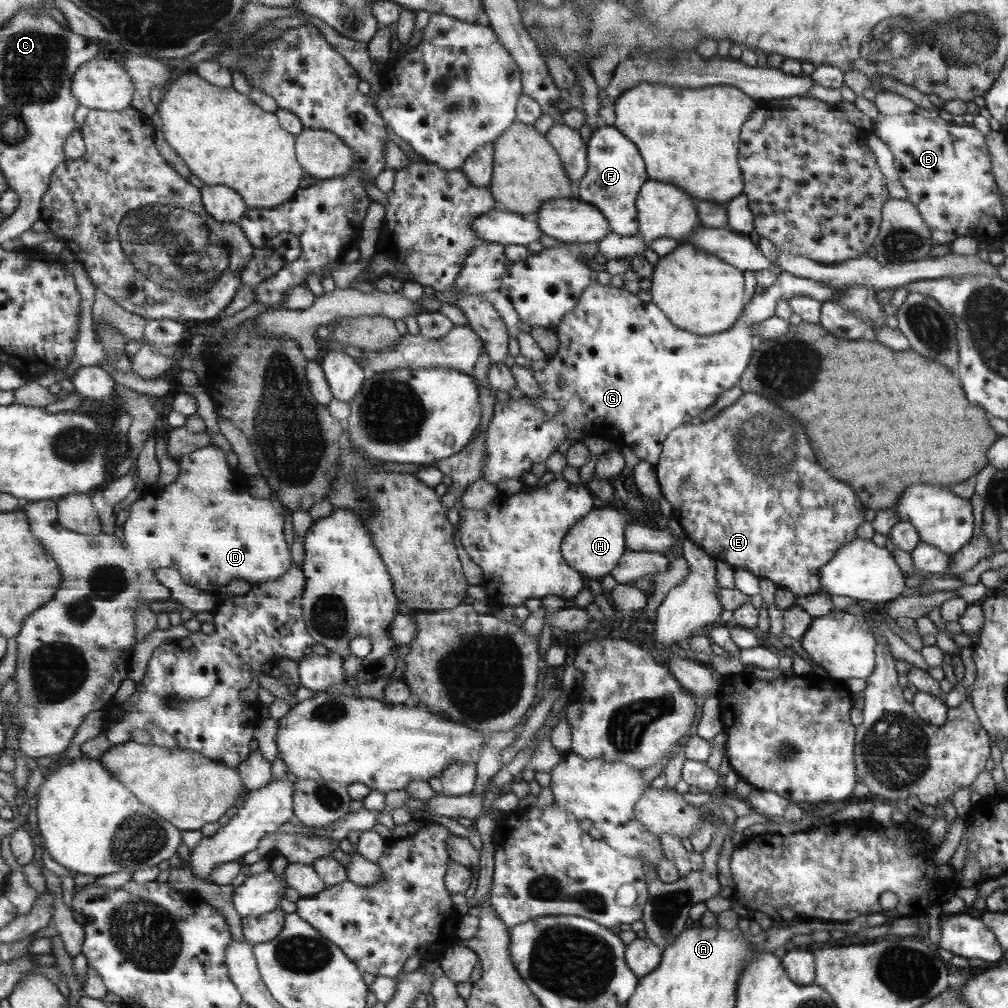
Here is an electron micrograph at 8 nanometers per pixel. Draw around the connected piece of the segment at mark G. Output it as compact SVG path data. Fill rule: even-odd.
M786 271L780 272L776 282L770 288L766 288L763 293L756 293L752 296L752 301L747 305L746 315L742 316L742 319L737 320L734 327L730 328L728 331L719 332L717 335L700 336L698 333L688 332L685 329L678 328L674 325L665 313L662 312L660 306L654 304L654 302L642 302L640 298L634 293L630 292L626 287L615 287L612 284L601 285L600 283L592 283L578 300L577 307L573 309L568 315L566 315L561 323L555 328L558 335L558 341L560 341L560 348L558 352L553 355L548 355L544 360L531 360L532 369L530 373L534 375L534 381L536 384L542 387L544 394L540 398L532 398L532 396L525 396L523 399L519 400L506 400L495 401L495 414L492 414L486 426L484 441L487 447L486 458L484 458L484 470L482 470L482 479L490 483L497 485L499 481L506 478L521 478L523 479L525 472L530 472L530 469L538 463L546 464L548 457L554 453L558 452L556 450L557 445L560 445L560 441L563 442L568 439L568 432L574 428L582 430L585 435L596 435L597 437L610 438L614 440L613 442L618 444L618 446L623 446L630 448L636 456L641 460L649 462L656 466L658 460L661 458L661 450L665 445L665 440L669 438L670 431L673 431L676 427L681 427L691 422L694 416L700 417L701 414L716 402L718 394L722 394L724 390L732 388L740 376L742 376L749 366L750 359L752 359L752 323L761 323L762 321L772 318L776 315L777 305L780 300L787 300L794 298L795 296L809 296L813 300L818 300L822 303L834 301L834 292L838 292L839 288L830 287L826 283L818 283L818 281L812 281L806 278L800 278L794 276Z

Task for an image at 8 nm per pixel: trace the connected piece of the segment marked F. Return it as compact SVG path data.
M616 127L608 128L587 143L587 174L577 186L575 197L600 209L615 234L635 236L639 234L636 198L648 180L651 179L636 144Z

